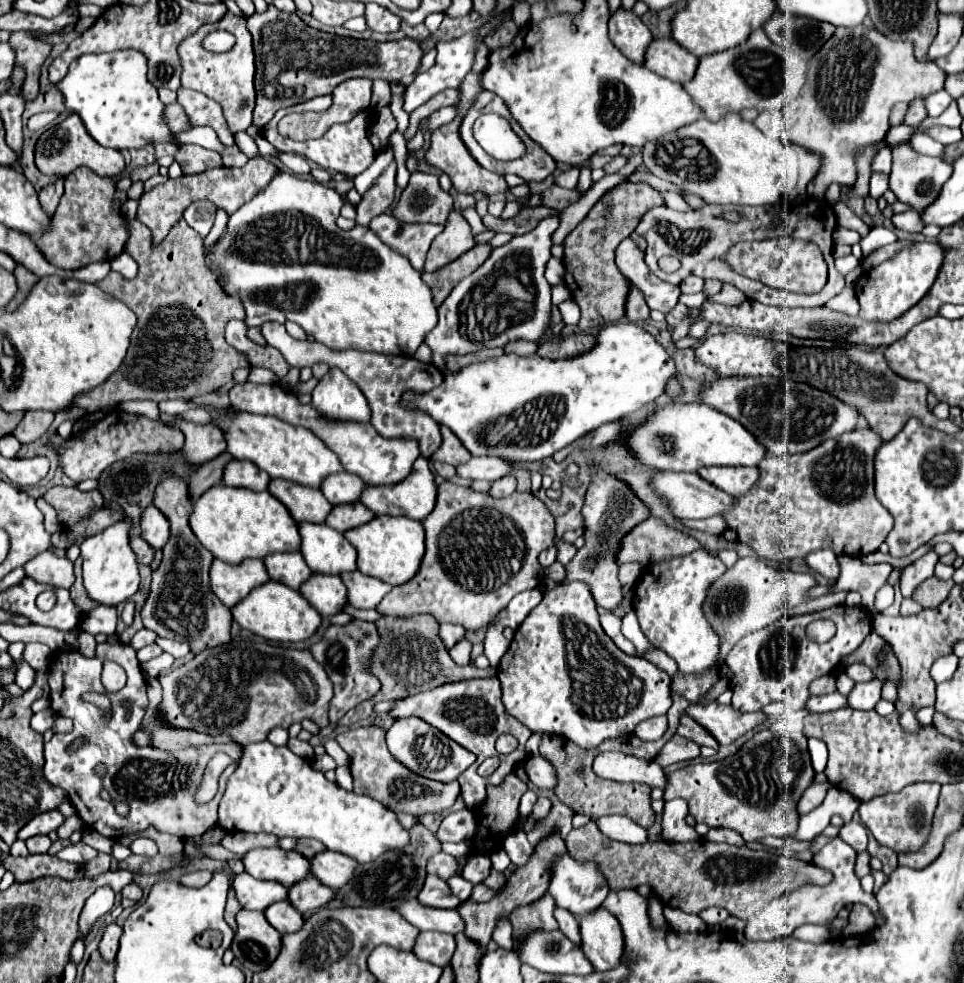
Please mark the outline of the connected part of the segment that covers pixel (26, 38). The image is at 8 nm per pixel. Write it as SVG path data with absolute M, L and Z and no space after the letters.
M11 33L9 44L15 49L16 59L15 65L25 67L27 71L27 79L25 79L25 87L23 87L23 95L25 99L33 99L39 91L39 73L41 73L41 65L47 59L51 45L43 43L35 37L35 33Z

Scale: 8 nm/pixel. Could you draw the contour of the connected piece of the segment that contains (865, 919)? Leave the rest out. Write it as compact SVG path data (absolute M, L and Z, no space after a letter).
M855 903L853 909L851 909L851 915L849 915L849 927L843 929L843 935L845 937L861 935L869 929L875 929L875 919L873 919L869 907L865 907L861 903Z

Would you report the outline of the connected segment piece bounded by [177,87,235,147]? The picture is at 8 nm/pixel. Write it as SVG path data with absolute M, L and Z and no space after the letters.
M179 87L177 103L185 109L185 115L189 117L191 127L209 125L211 129L215 129L219 141L225 147L235 145L233 133L229 131L229 127L225 123L225 117L221 113L221 105L219 103L213 103L211 99L205 99L205 95L201 95L197 91L191 91L191 89L185 89L185 87Z

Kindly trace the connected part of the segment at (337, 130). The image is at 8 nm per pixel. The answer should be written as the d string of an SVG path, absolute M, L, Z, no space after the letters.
M325 95L325 97L315 97L315 99L309 99L305 103L299 103L299 105L293 105L293 107L287 107L287 109L279 109L273 119L263 127L263 137L275 145L279 151L285 151L285 153L295 153L295 155L303 155L307 157L309 161L315 161L317 165L321 165L323 169L329 169L329 171L339 171L339 173L345 173L347 177L357 177L359 173L363 173L373 161L375 161L375 151L367 139L367 129L373 121L373 117L369 117L369 111L361 111L353 121L349 123L343 123L343 125L333 125L321 139L315 139L315 141L291 141L291 139L283 139L279 133L277 133L277 121L281 117L285 117L287 113L303 113L303 111L325 111L325 107L329 107L331 103L331 97Z

